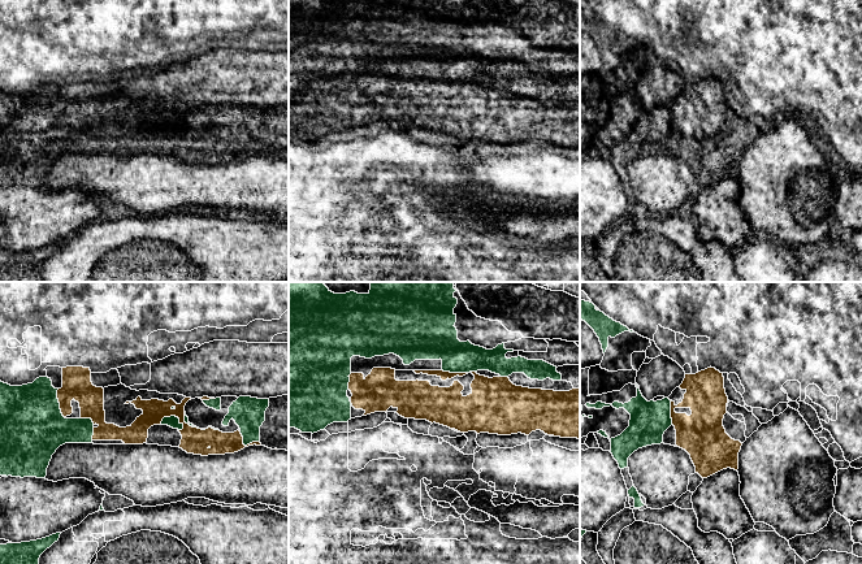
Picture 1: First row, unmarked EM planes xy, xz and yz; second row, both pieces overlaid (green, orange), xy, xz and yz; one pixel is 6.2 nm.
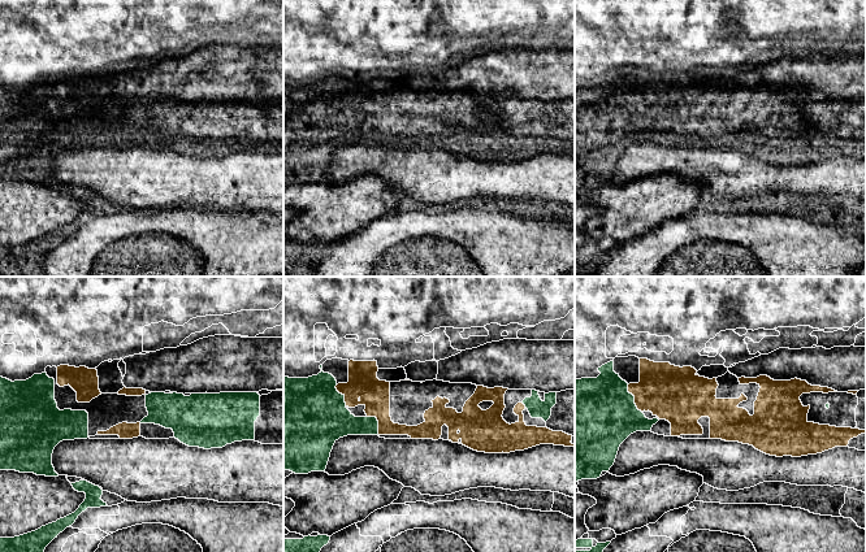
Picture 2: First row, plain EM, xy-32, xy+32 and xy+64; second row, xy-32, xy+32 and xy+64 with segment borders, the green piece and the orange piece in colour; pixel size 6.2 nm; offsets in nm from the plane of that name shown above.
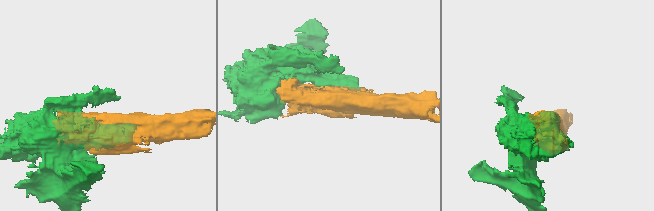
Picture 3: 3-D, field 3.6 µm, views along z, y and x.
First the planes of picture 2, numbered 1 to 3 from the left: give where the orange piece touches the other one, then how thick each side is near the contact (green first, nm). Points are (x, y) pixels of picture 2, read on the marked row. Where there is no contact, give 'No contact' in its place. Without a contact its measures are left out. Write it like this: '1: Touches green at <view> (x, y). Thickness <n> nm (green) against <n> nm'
1: No contact
2: Touches green at xy+32 (377, 422). Thickness 200 nm (green) against 190 nm
3: Touches green at xy+64 (633, 399). Thickness 460 nm (green) against 340 nm

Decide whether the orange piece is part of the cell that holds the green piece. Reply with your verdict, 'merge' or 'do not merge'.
merge

